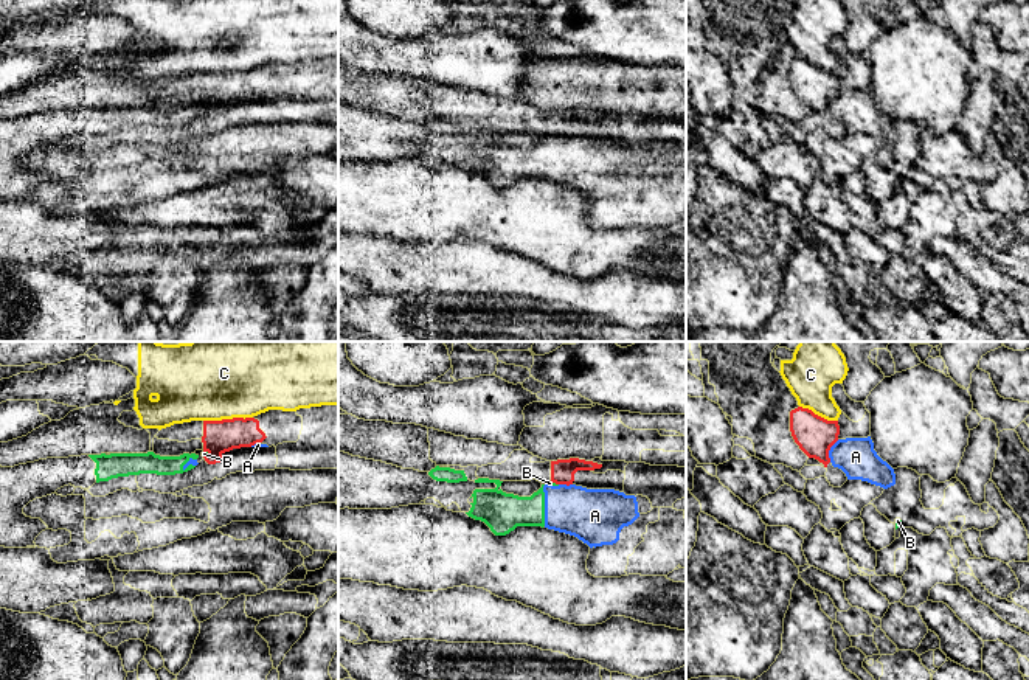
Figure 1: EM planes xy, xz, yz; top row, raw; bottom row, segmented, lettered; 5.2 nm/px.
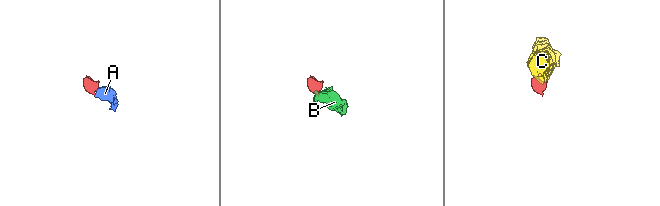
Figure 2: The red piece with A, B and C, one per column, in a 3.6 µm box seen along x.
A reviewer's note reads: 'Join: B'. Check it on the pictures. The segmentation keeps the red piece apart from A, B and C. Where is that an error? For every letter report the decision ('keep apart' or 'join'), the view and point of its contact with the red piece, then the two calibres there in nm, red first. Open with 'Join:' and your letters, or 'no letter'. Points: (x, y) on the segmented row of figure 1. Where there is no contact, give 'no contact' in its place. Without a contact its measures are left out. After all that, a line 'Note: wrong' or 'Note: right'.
Join: no letter
A: keep apart; contact yz (829, 449); calibres 200 and 200 nm
B: keep apart; contact xy (208, 454); calibres 170 and 20 nm
C: keep apart; contact xy (227, 419); calibres 170 and 480 nm
Note: wrong

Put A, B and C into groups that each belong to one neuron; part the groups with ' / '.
A B / C

